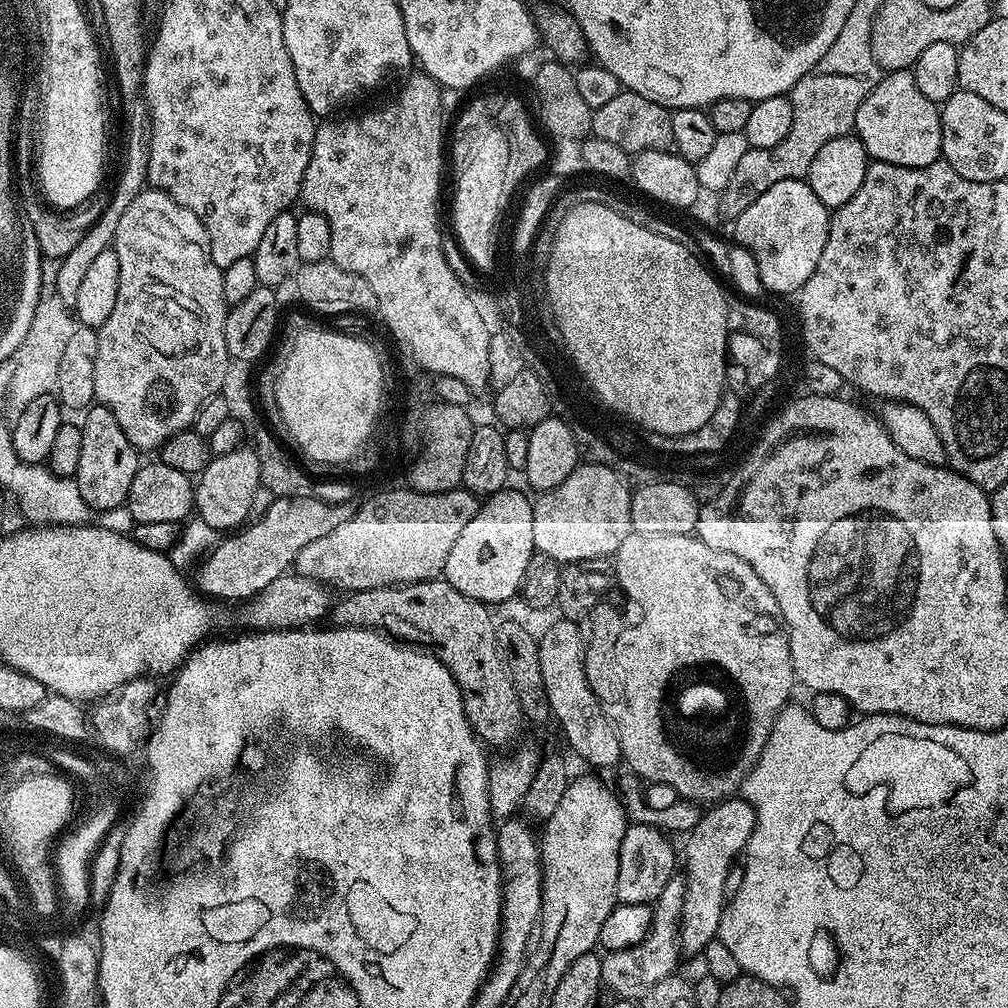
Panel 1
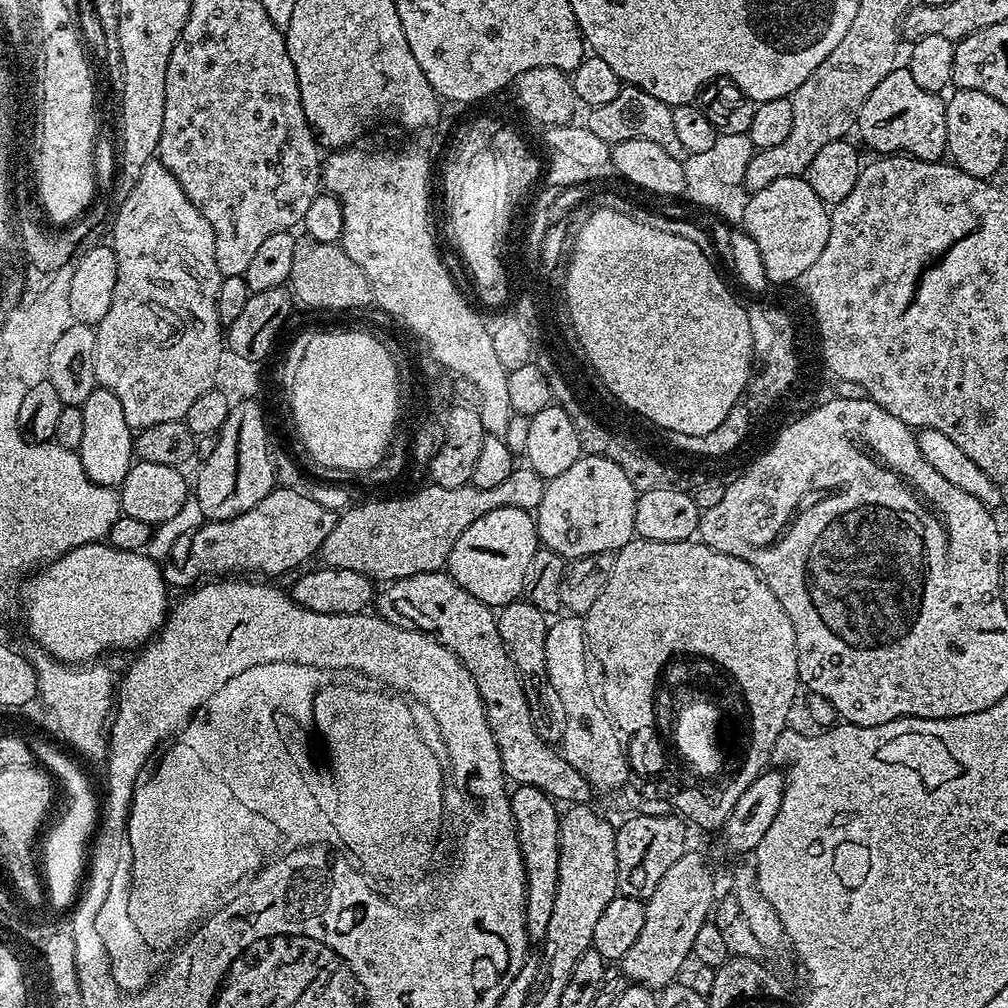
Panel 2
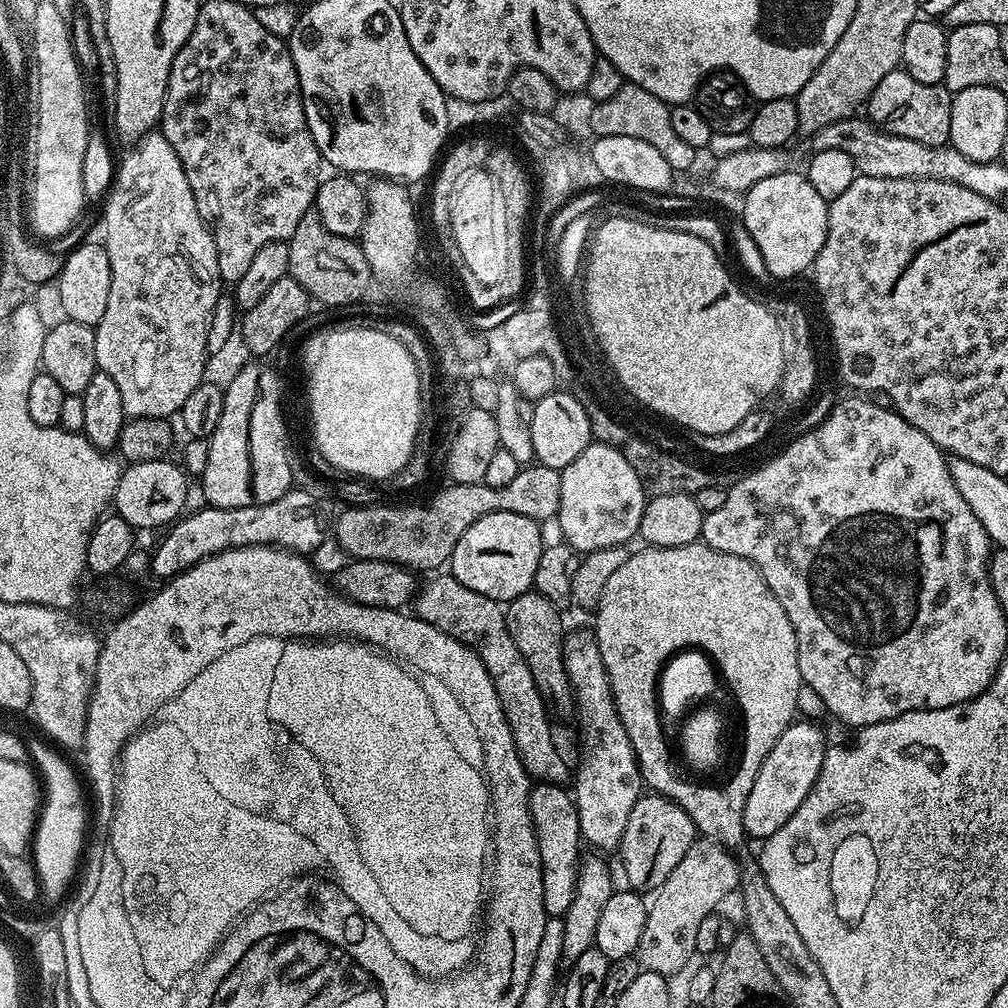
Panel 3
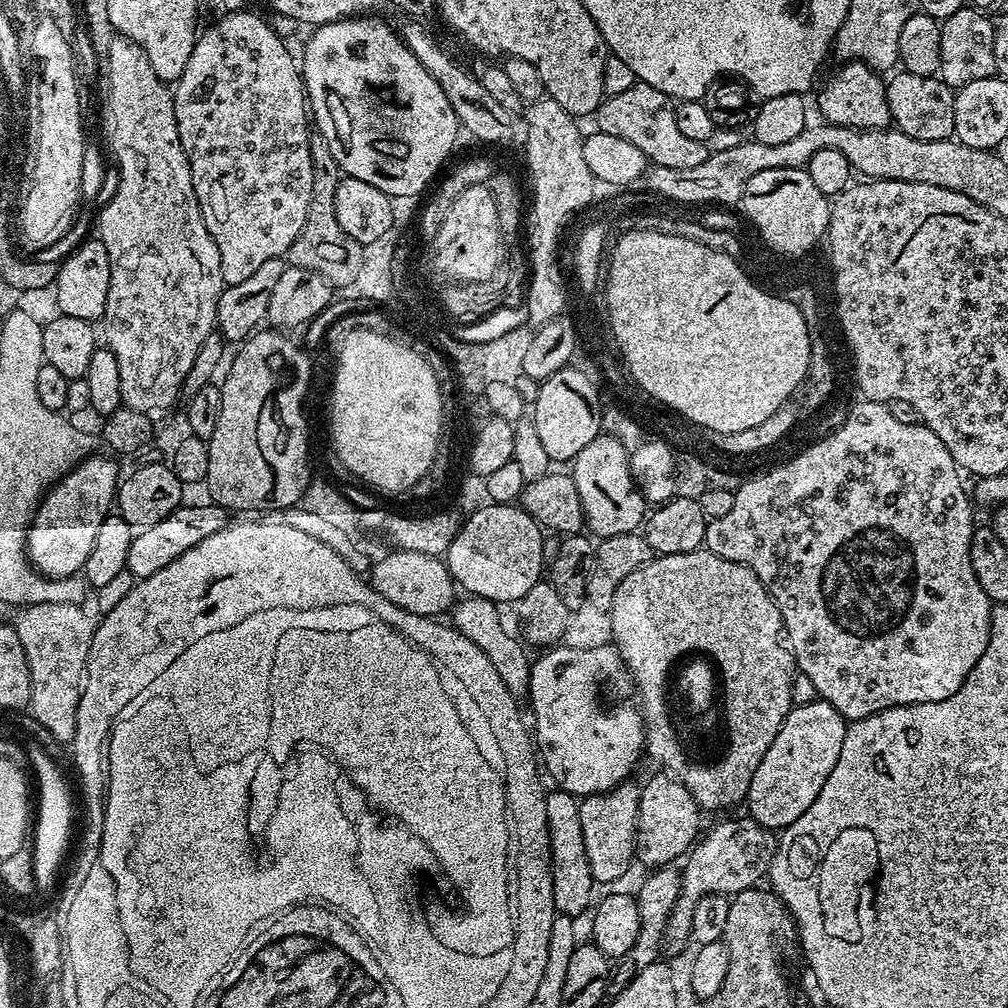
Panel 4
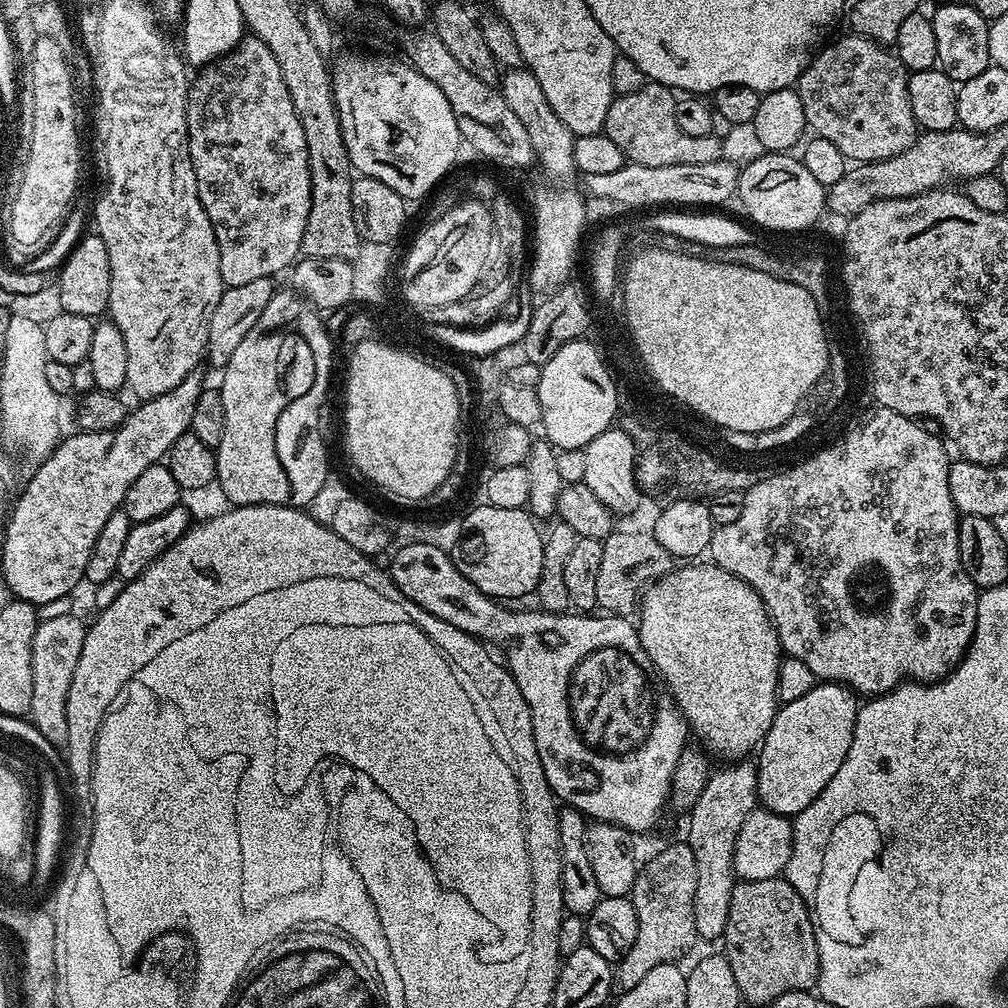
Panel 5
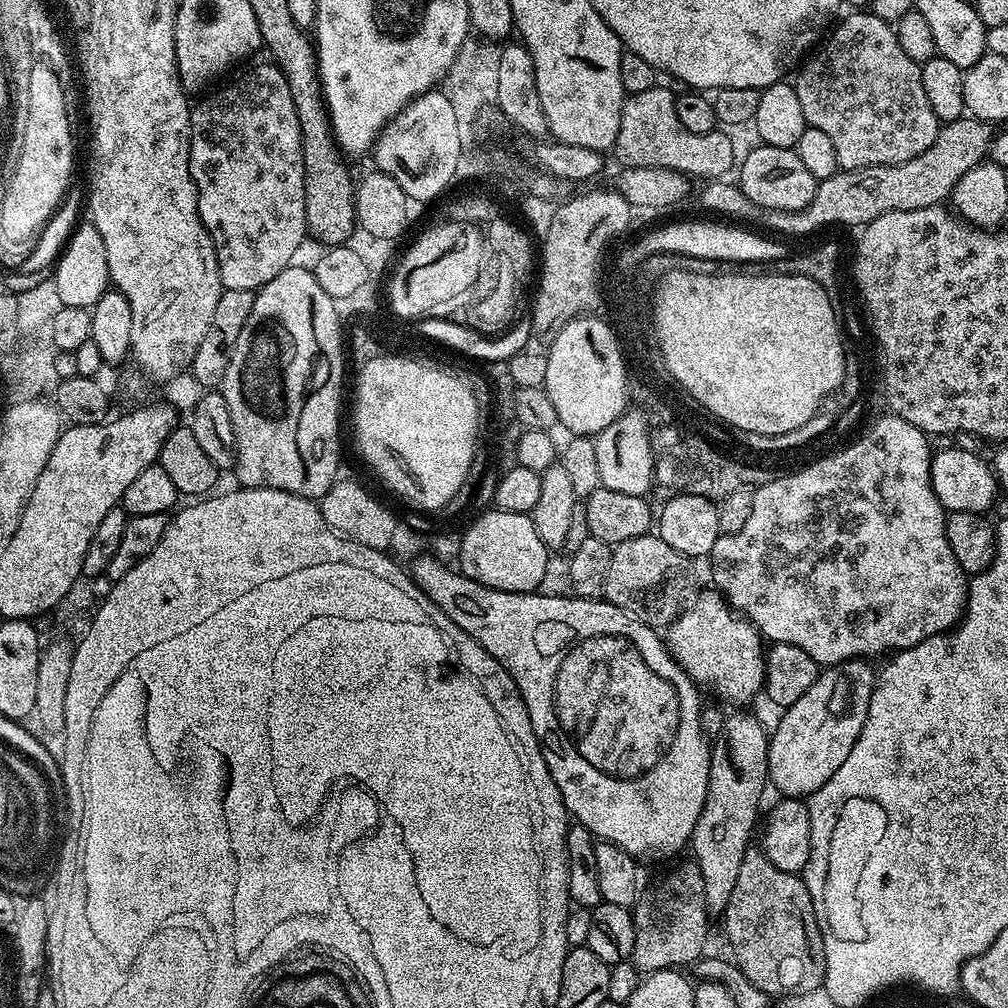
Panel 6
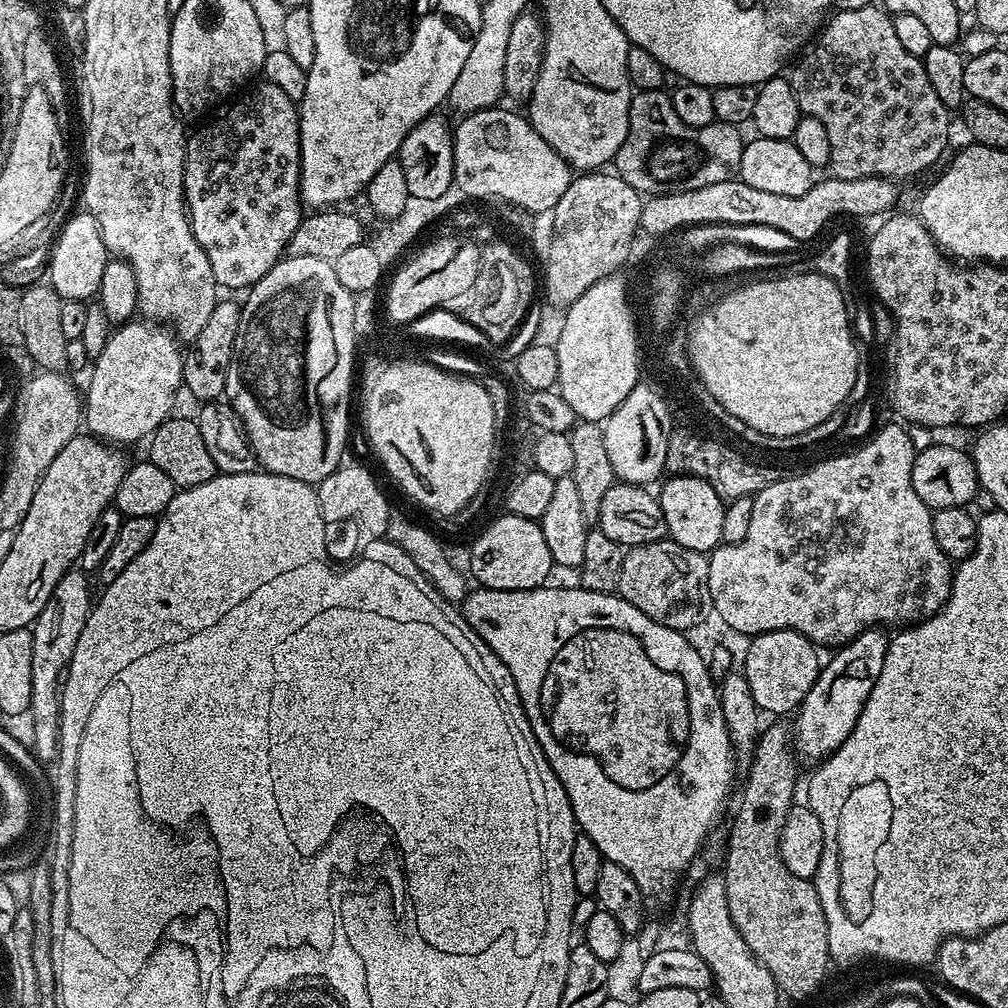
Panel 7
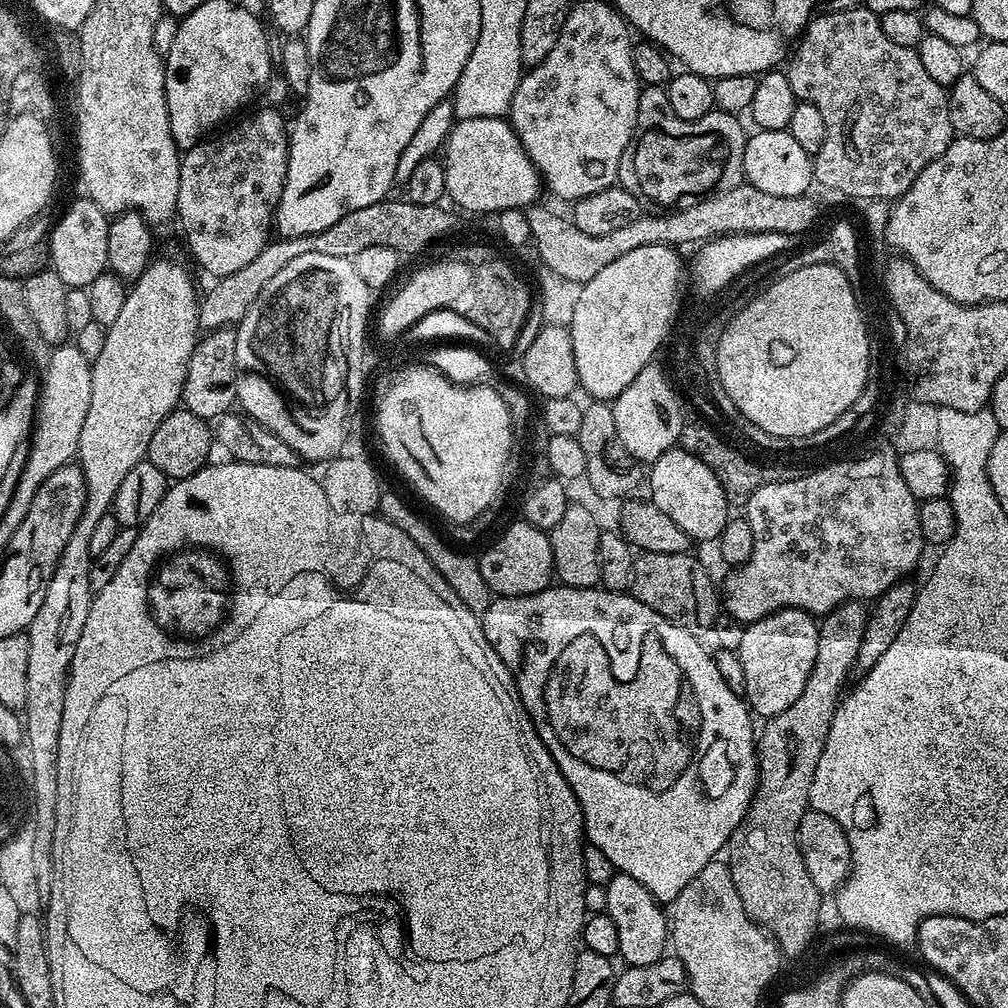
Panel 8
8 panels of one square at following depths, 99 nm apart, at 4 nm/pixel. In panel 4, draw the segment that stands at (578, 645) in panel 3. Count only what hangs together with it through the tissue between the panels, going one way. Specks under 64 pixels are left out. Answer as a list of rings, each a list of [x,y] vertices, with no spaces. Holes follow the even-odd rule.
[[[625,782],[609,792],[596,792],[593,796],[585,796],[580,800],[578,818],[582,822],[582,843],[586,846],[586,862],[590,862],[590,874],[597,885],[612,884],[620,880],[634,864],[636,855],[636,823],[638,822],[638,802],[641,785]]]

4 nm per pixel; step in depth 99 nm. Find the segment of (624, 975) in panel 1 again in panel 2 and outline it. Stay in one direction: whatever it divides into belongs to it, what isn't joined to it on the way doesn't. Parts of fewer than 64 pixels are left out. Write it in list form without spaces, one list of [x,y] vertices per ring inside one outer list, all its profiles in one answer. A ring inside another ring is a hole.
[[[685,850],[682,858],[666,870],[662,882],[654,890],[652,899],[647,901],[644,909],[644,925],[642,934],[638,934],[638,942],[626,950],[626,954],[618,962],[629,976],[633,985],[659,990],[677,979],[676,976],[684,968],[684,963],[692,956],[694,938],[698,930],[709,923],[710,913],[717,899],[716,880],[712,877],[712,868],[693,850]]]

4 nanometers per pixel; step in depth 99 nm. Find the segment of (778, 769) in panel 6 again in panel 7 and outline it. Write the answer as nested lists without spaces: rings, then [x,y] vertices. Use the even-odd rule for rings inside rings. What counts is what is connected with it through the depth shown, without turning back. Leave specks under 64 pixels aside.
[[[883,627],[867,628],[839,649],[840,652],[832,661],[825,663],[820,669],[820,676],[810,686],[810,694],[802,701],[794,719],[794,747],[797,757],[808,760],[823,761],[832,755],[854,730],[858,718],[862,714],[862,706],[866,706],[866,698],[870,698],[870,690],[874,690],[874,682],[878,682],[878,674],[882,674],[882,662],[886,662],[889,633]]]

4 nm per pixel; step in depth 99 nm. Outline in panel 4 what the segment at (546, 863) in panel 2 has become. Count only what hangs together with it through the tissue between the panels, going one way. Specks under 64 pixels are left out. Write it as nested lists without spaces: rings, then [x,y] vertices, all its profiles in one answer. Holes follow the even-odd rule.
[[[552,790],[546,795],[546,822],[550,830],[550,854],[554,874],[554,906],[559,915],[573,918],[580,918],[580,915],[584,911],[587,913],[594,904],[594,881],[590,874],[590,862],[586,862],[586,846],[582,843],[579,809],[580,800],[570,792]]]

